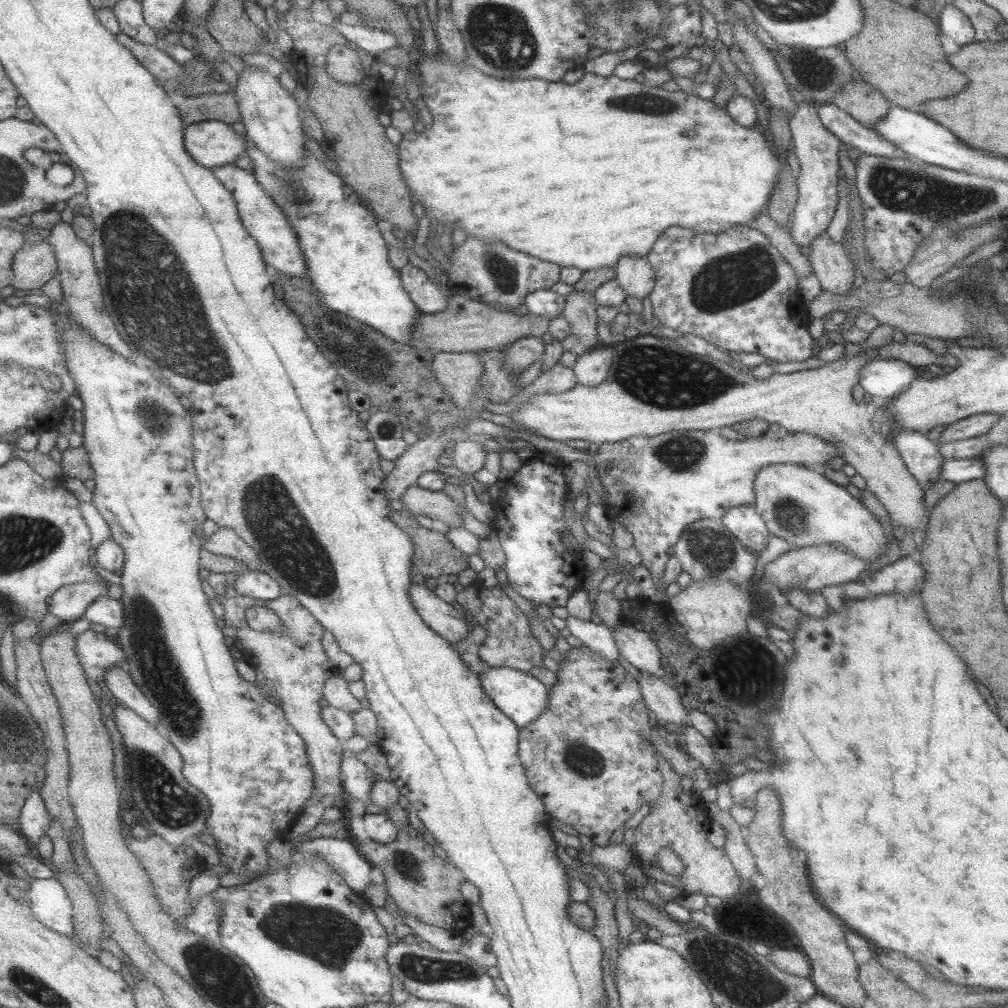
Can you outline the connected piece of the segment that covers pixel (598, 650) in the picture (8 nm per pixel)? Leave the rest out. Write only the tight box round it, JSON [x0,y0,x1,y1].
[565,616,619,662]

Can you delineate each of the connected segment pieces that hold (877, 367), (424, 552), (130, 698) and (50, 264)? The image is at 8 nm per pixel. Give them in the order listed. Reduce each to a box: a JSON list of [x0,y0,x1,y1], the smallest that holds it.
[[857,357,917,399],[390,508,469,581],[104,668,159,724],[12,239,59,290]]

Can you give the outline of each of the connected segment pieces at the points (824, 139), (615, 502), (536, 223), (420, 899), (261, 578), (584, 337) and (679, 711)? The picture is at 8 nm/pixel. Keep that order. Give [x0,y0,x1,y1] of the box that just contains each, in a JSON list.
[[788,99,840,247],[592,430,840,593],[400,51,781,272],[358,825,471,935],[237,570,283,602],[562,291,599,353],[637,671,689,731]]

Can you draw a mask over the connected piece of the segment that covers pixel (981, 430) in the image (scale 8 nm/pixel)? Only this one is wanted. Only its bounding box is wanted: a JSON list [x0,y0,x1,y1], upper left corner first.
[935,413,1000,444]

